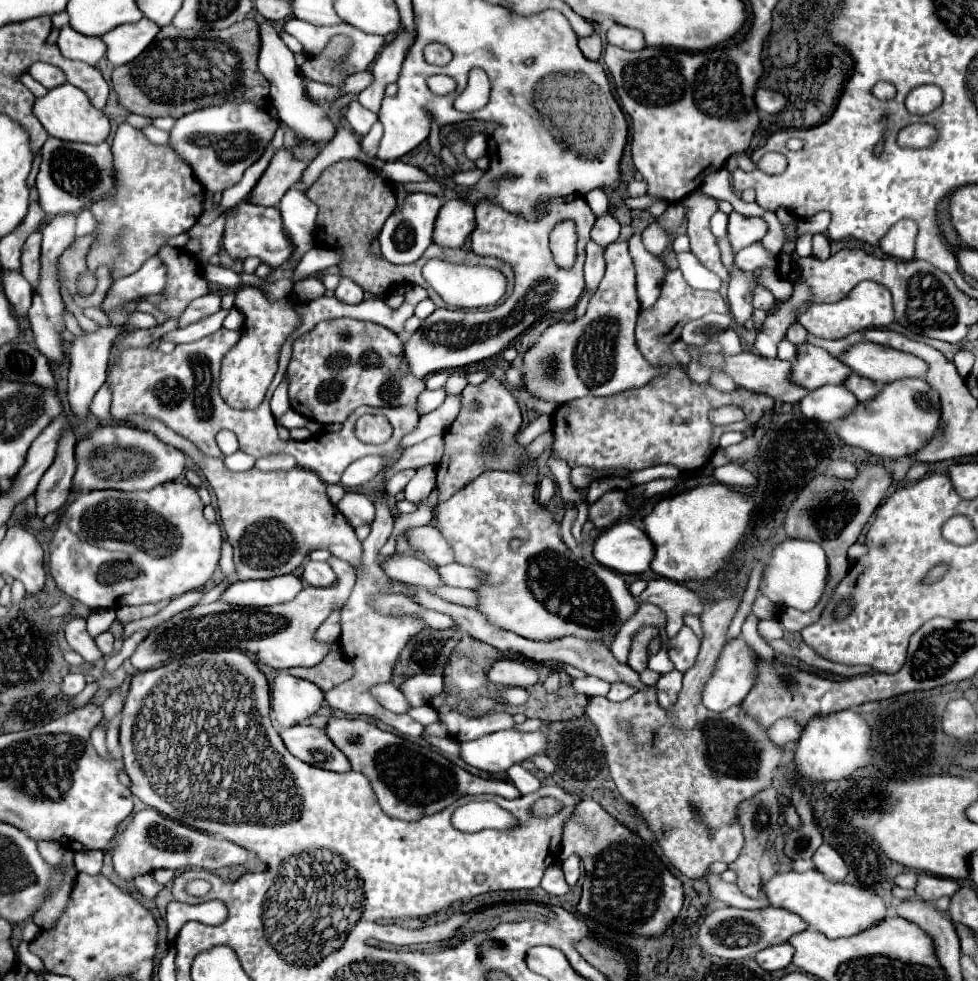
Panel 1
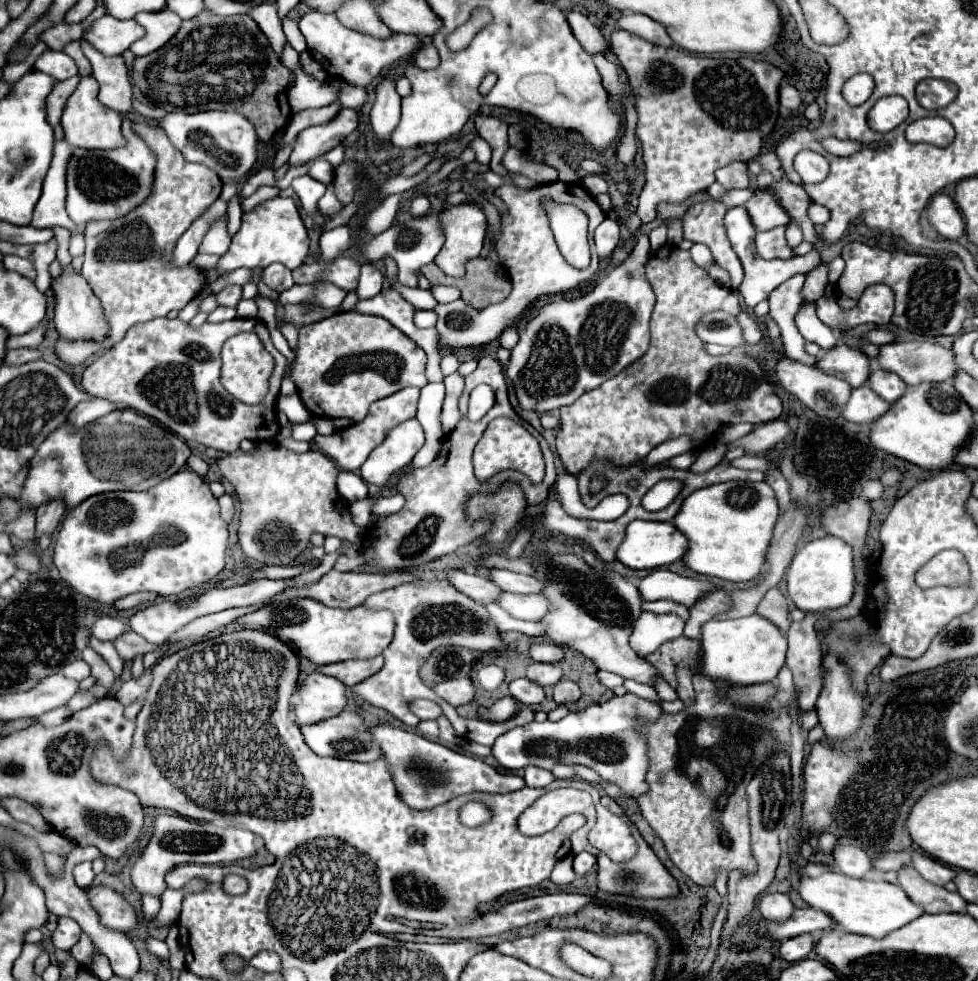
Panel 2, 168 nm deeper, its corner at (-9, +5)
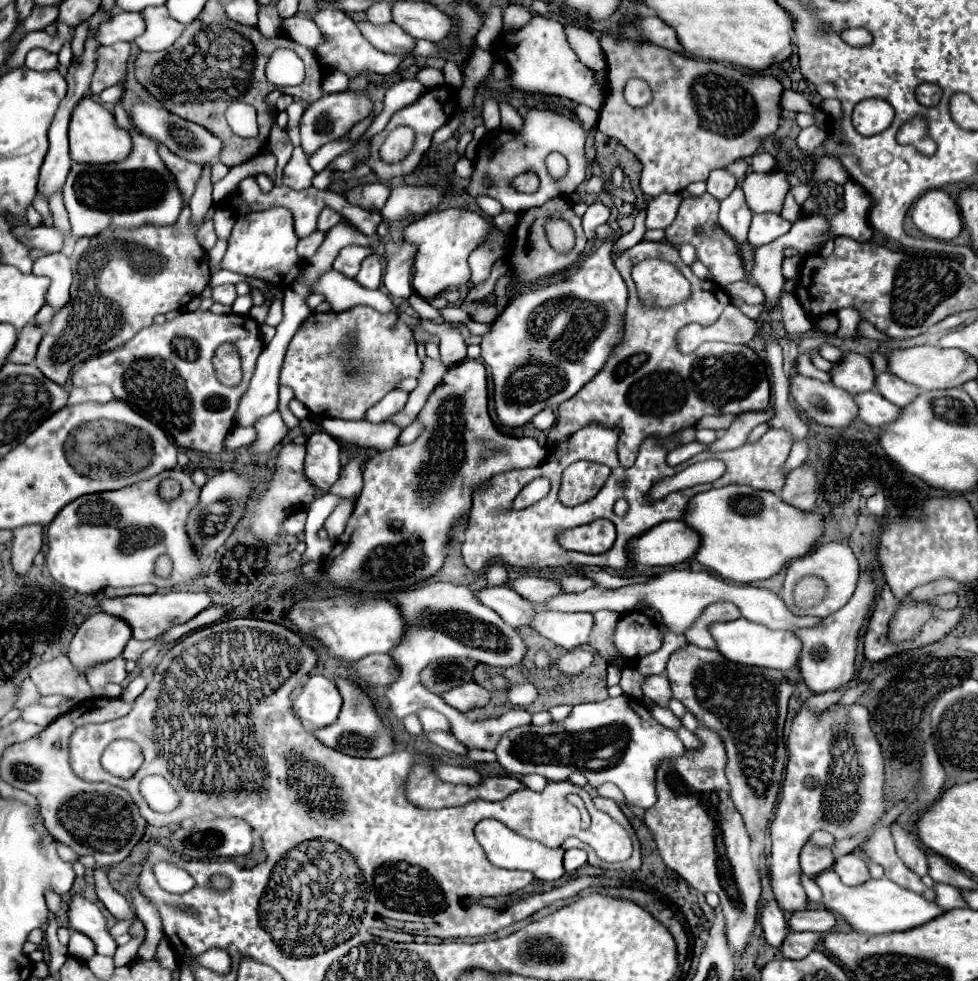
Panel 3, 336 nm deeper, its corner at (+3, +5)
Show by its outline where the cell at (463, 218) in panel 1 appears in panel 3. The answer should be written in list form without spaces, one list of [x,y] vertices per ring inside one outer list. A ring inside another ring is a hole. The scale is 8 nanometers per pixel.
[[[468,209],[432,211],[412,221],[404,229],[404,239],[418,247],[416,263],[414,263],[414,279],[412,279],[414,291],[424,299],[432,299],[448,287],[460,287],[468,283],[470,269],[466,259],[470,251],[474,251],[474,247],[484,241],[488,229],[490,225],[486,223],[486,219]]]

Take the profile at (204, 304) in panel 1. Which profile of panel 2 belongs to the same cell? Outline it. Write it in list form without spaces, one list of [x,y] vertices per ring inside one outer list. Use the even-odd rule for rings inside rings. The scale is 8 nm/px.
[[[230,285],[224,291],[220,291],[218,295],[218,305],[226,305],[226,307],[236,307],[238,301],[242,299],[242,287],[240,285]]]

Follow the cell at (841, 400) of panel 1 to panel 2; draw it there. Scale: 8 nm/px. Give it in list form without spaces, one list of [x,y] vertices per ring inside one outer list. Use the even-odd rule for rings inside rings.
[[[868,385],[852,391],[850,401],[844,407],[844,419],[858,425],[872,425],[880,415],[884,415],[892,407],[888,401],[880,399]]]

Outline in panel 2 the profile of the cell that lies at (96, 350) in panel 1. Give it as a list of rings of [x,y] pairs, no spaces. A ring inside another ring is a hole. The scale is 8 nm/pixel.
[[[72,265],[62,269],[62,275],[58,279],[52,279],[52,291],[56,297],[56,315],[54,325],[64,339],[90,339],[90,341],[102,341],[108,335],[108,325],[104,321],[104,313],[100,309],[100,301],[88,287],[86,279],[72,269]]]

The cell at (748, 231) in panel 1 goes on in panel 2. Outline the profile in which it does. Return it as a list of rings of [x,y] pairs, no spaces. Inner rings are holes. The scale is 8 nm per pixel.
[[[770,187],[756,189],[752,199],[746,203],[746,209],[748,209],[752,223],[758,231],[768,231],[772,227],[780,227],[780,225],[786,225],[790,221],[790,215],[776,201]]]

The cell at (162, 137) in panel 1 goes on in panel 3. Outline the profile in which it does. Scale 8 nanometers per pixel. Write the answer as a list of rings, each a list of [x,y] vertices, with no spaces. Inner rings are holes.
[[[114,43],[110,47],[98,47],[96,71],[90,83],[92,95],[100,95],[106,87],[116,85],[124,79],[128,53],[130,53],[130,43]]]

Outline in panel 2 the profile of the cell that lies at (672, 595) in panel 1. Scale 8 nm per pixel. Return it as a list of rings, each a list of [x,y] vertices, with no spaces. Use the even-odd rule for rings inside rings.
[[[712,591],[704,599],[700,599],[692,609],[690,609],[690,619],[684,627],[684,635],[690,639],[700,639],[700,627],[714,619],[718,613],[726,613],[732,607],[732,599],[724,591]]]

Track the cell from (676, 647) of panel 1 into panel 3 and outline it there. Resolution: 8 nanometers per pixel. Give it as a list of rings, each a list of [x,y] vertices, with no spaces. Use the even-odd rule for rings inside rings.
[[[744,617],[734,621],[712,623],[708,629],[712,639],[716,641],[716,651],[726,661],[746,665],[746,667],[768,667],[768,669],[782,669],[782,671],[792,667],[792,663],[798,663],[800,639],[796,639],[792,631],[772,631],[762,623],[754,623]]]

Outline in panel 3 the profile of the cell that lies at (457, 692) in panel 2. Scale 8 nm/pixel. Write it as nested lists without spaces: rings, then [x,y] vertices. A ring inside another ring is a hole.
[[[464,683],[464,685],[458,685],[458,687],[452,687],[450,691],[442,693],[440,695],[448,705],[452,705],[454,709],[458,711],[470,711],[474,707],[484,707],[490,703],[490,693],[480,687],[478,683]]]

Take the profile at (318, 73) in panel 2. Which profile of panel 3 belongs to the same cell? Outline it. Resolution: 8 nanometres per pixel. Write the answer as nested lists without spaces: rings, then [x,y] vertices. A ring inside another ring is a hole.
[[[208,1],[202,9],[202,13],[186,25],[184,33],[176,43],[158,53],[140,53],[134,63],[134,75],[136,81],[156,99],[160,101],[168,111],[200,123],[208,127],[214,135],[220,135],[224,139],[224,151],[220,155],[220,161],[228,167],[240,165],[254,155],[260,153],[270,127],[272,127],[272,109],[266,101],[268,93],[274,91],[274,85],[266,81],[264,69],[270,59],[270,55],[280,49],[292,49],[292,51],[302,51],[302,61],[306,65],[306,79],[296,85],[296,87],[284,87],[282,91],[286,95],[294,95],[304,101],[316,101],[322,97],[320,91],[320,79],[322,79],[322,67],[316,63],[312,57],[312,51],[296,41],[292,41],[288,35],[278,35],[274,39],[264,39],[258,29],[254,27],[244,27],[236,21],[232,21],[224,7],[216,1]],[[168,95],[170,95],[170,105],[168,105]],[[232,101],[244,101],[258,111],[258,129],[260,137],[256,139],[242,139],[238,137],[226,123],[224,113]]]

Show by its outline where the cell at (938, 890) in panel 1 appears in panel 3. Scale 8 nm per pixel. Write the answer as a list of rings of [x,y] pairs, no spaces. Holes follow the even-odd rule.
[[[892,825],[892,837],[894,837],[894,843],[896,843],[898,857],[908,865],[908,869],[912,869],[920,877],[924,877],[928,873],[928,859],[926,859],[924,849],[918,847],[916,837],[908,835],[898,825]]]

